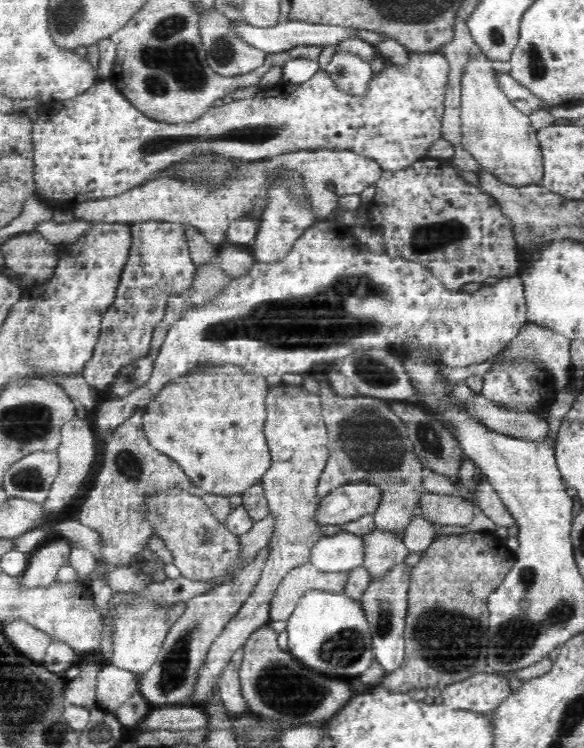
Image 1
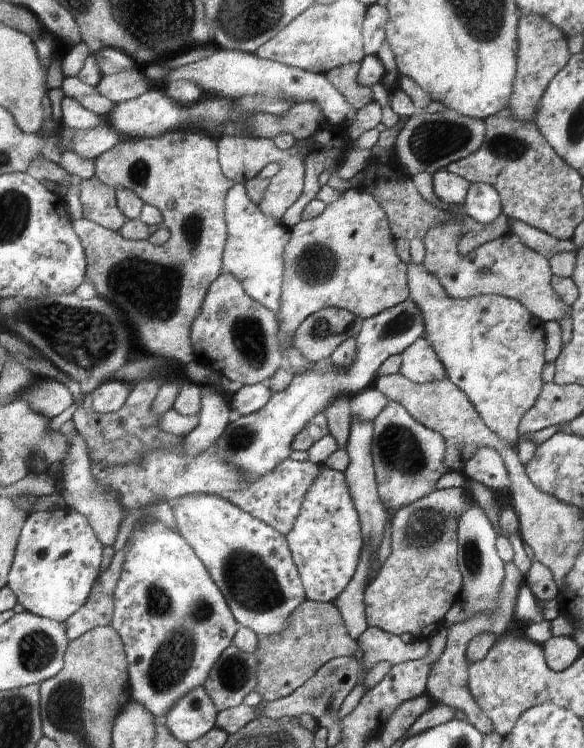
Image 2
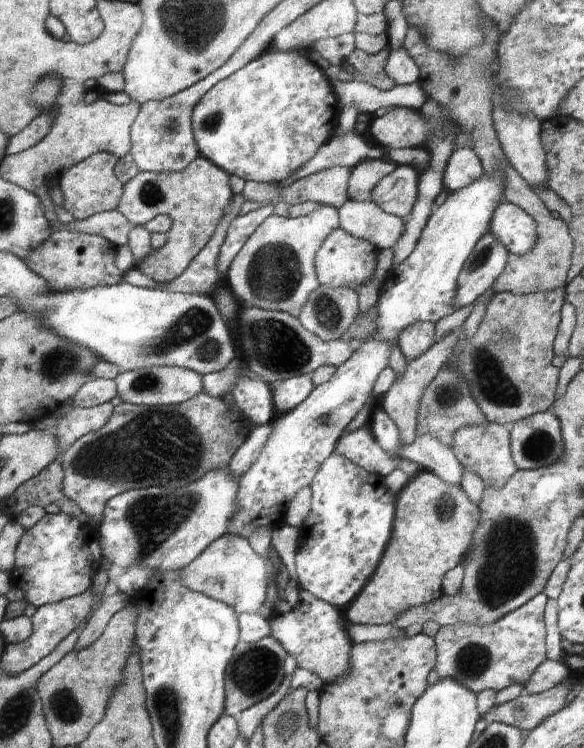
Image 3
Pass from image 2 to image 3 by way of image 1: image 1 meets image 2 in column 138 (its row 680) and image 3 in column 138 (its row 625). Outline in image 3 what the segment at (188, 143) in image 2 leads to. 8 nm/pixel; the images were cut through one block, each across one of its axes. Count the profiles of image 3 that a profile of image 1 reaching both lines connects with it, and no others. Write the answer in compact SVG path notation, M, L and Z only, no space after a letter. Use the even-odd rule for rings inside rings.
M198 156L186 170L176 172L140 172L125 185L119 210L137 226L152 222L160 215L170 215L174 226L169 232L168 244L162 250L154 250L144 262L136 264L146 276L156 282L170 283L189 270L194 259L209 246L217 234L226 208L234 200L230 186L231 174L206 156Z

